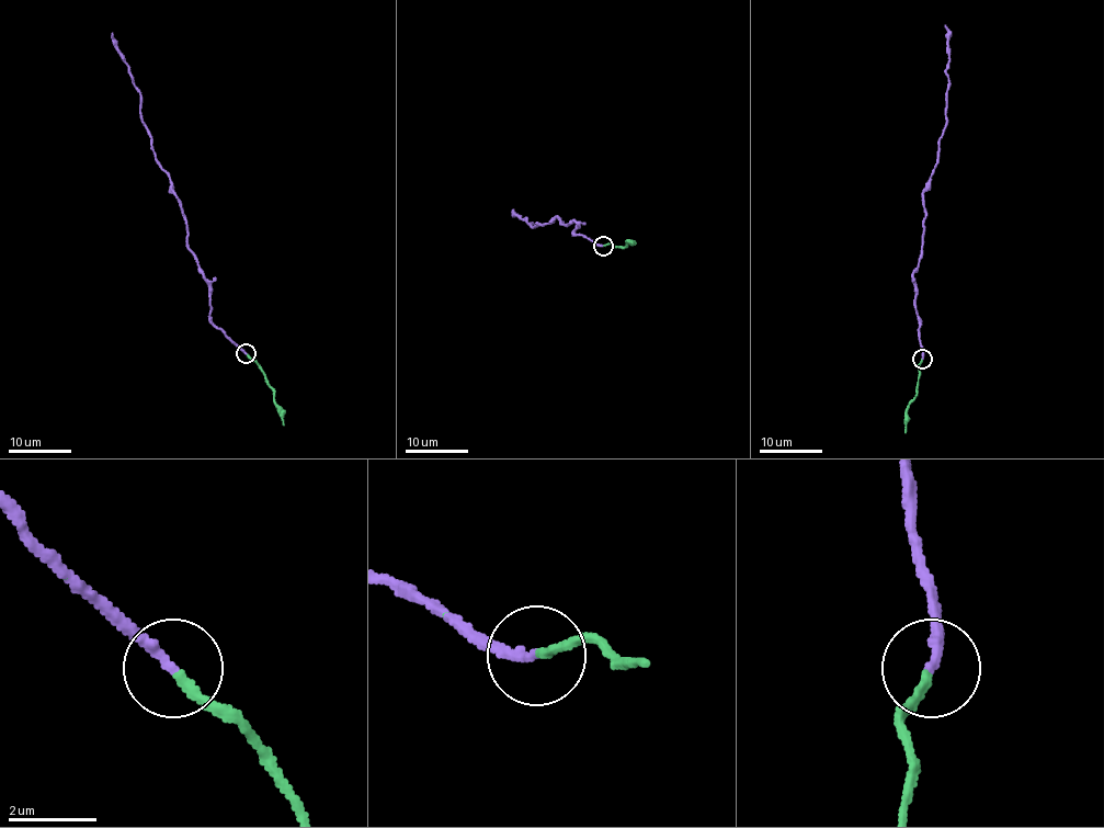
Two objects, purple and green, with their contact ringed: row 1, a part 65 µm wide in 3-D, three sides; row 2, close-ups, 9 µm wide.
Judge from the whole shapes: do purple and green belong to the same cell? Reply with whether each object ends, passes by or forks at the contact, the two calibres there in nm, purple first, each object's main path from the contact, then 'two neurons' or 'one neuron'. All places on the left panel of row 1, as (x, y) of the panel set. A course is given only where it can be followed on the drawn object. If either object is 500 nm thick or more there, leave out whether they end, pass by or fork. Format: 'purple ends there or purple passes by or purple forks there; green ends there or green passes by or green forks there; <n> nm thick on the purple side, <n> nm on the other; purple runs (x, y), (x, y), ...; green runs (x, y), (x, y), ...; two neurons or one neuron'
purple ends there; green ends there; 240 nm thick on the purple side, 200 nm on the other; purple runs (246, 353), (212, 322), (209, 282), (188, 245), (181, 201), (156, 158), (140, 111), (140, 90), (111, 33); green runs (247, 353), (270, 388), (284, 426); one neuron

